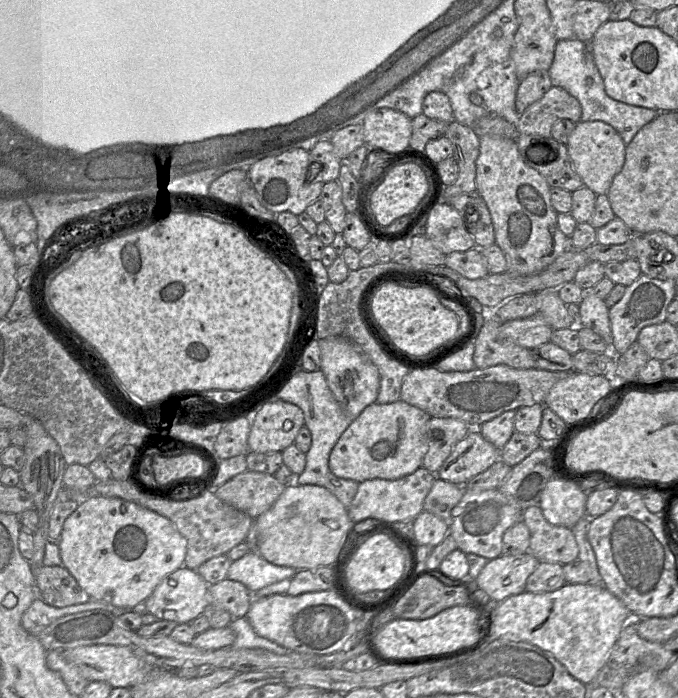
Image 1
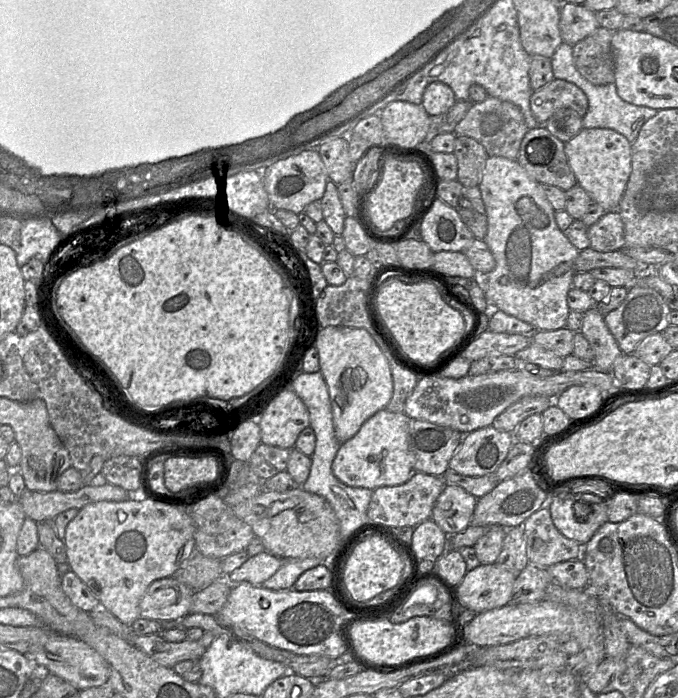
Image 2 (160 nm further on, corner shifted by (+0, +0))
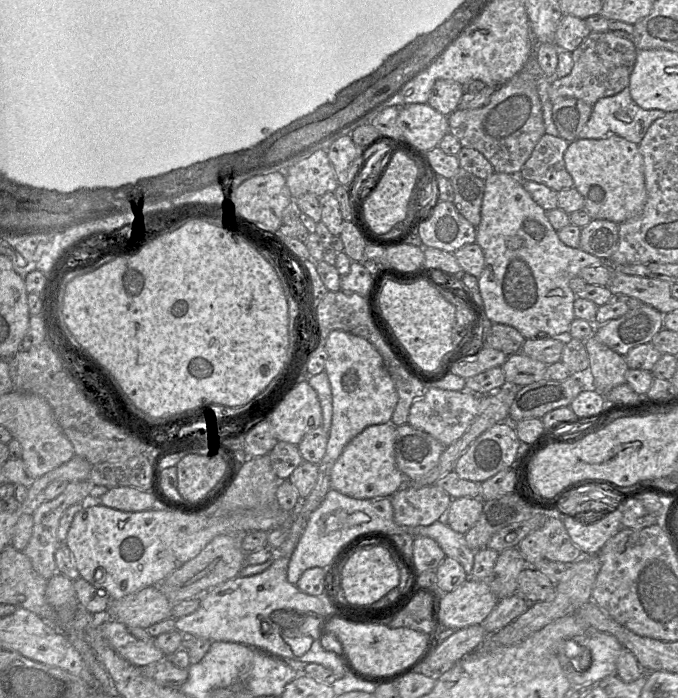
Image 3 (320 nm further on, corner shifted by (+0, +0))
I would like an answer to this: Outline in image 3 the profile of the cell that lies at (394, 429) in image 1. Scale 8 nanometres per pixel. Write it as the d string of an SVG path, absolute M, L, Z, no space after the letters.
M392 423L370 425L343 449L331 471L331 488L355 499L391 497L409 482L395 461L396 428Z

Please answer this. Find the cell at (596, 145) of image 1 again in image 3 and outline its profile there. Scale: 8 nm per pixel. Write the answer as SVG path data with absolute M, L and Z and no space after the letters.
M618 135L601 139L577 138L569 142L564 162L574 187L584 198L584 209L592 220L606 219L620 224L642 211L647 191L639 145Z

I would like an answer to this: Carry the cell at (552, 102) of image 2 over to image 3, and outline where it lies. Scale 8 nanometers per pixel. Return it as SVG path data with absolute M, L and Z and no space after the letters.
M610 31L590 32L572 52L573 68L563 78L551 78L549 97L551 101L576 98L594 105L598 99L616 95L629 85L637 49L630 39L619 37Z

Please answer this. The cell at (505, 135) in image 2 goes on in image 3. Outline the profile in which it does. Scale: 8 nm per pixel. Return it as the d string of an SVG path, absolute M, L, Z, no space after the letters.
M533 37L532 41L534 55L529 58L518 74L496 88L486 105L476 109L456 109L448 116L449 133L459 140L462 147L473 148L482 153L492 164L495 172L518 175L539 139L546 134L541 101L538 95L538 79L544 77L545 74L535 56L538 43L534 41Z

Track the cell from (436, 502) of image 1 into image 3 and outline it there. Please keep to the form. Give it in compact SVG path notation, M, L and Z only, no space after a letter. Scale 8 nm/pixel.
M453 498L449 508L439 520L446 522L454 531L466 534L478 521L483 503L480 498Z

